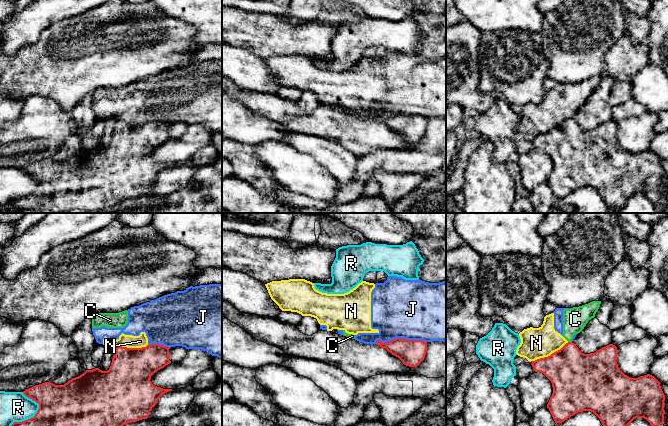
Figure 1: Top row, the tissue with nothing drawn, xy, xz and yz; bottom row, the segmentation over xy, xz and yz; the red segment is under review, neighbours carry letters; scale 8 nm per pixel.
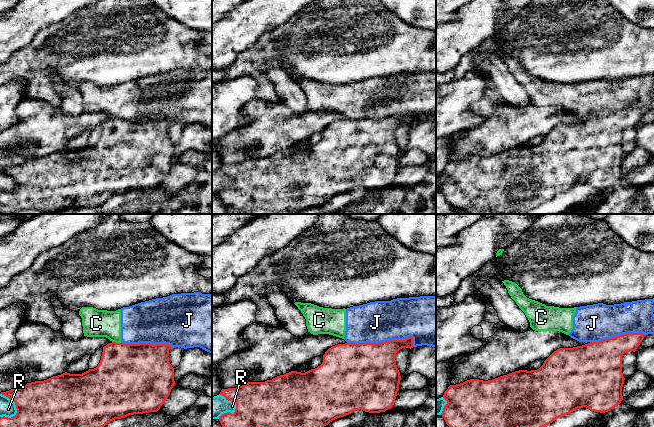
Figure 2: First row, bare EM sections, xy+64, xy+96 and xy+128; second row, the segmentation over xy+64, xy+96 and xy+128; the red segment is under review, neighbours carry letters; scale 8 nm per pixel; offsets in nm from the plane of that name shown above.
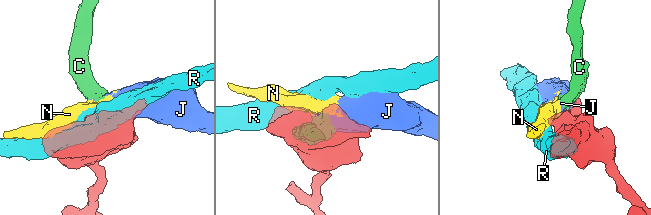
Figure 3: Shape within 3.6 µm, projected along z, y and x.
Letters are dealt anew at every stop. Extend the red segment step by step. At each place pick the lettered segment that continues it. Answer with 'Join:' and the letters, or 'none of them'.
Join: none of them

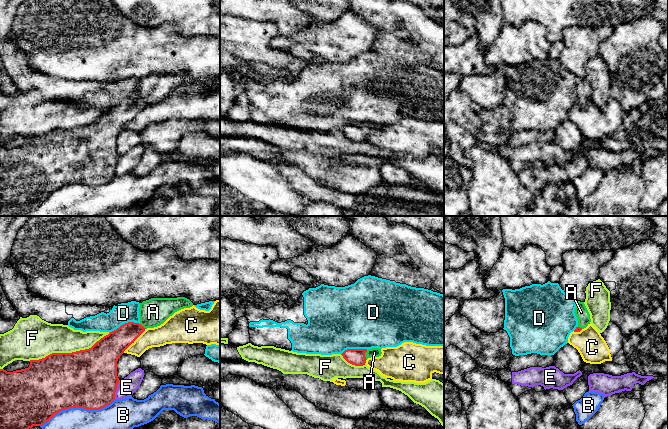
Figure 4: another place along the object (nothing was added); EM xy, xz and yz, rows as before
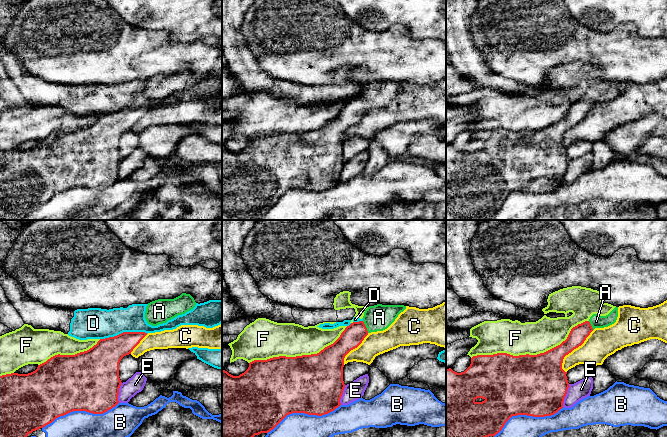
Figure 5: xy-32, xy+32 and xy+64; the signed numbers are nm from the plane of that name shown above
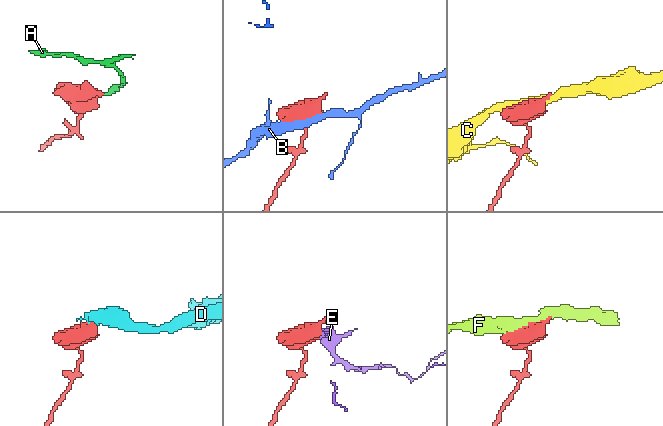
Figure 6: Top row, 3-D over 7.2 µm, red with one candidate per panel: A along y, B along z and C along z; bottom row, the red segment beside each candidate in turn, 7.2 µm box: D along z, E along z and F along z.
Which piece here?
Join: A

